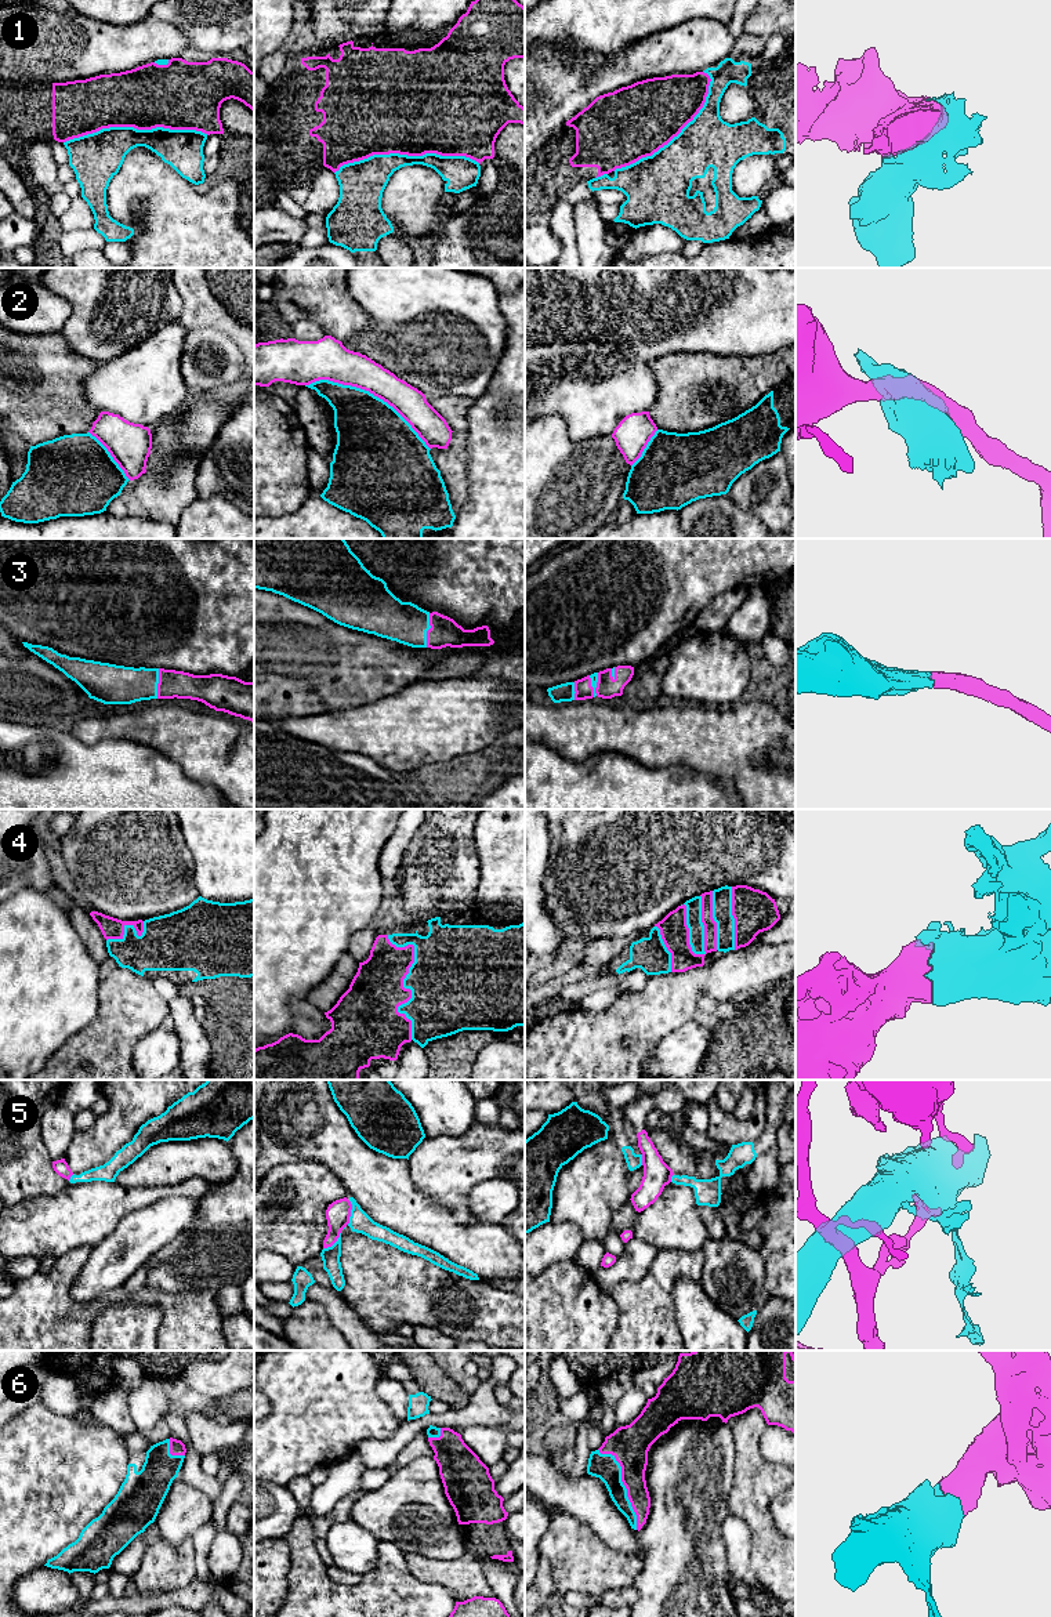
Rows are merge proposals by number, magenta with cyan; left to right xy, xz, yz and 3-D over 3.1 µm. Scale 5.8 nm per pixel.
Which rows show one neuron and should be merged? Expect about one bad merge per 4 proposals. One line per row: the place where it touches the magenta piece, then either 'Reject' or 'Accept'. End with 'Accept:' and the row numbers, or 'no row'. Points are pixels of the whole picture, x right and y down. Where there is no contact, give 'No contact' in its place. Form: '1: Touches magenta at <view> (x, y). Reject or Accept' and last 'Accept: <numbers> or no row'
1: Touches magenta at xz (406, 153). Reject
2: Touches magenta at xz (370, 392). Reject
3: Touches magenta at xz (428, 630). Accept
4: Touches magenta at xz (402, 982). Accept
5: Touches magenta at xz (350, 1213). Reject
6: Touches magenta at yz (623, 1483). Accept
Accept: 3, 4, 6

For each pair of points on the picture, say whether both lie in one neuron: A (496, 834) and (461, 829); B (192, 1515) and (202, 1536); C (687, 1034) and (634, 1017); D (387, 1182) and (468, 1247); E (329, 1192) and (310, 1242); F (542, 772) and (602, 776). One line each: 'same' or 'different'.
A: different
B: different
C: different
D: same
E: same
F: same

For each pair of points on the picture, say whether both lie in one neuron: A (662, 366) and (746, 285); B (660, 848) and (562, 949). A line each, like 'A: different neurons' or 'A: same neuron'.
A: different neurons
B: different neurons

